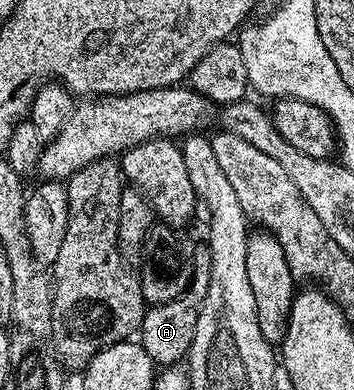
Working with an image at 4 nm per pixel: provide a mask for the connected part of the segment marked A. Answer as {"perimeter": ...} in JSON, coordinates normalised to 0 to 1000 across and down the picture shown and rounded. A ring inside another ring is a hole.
{"perimeter":[[[554,633],[542,641],[542,713],[531,741],[503,767],[480,767],[480,777],[432,782],[410,790],[407,815],[390,846],[390,882],[424,910],[432,931],[452,941],[480,941],[528,918],[531,895],[548,869],[548,849],[565,805],[565,779],[593,726],[593,644],[585,633]]]}

